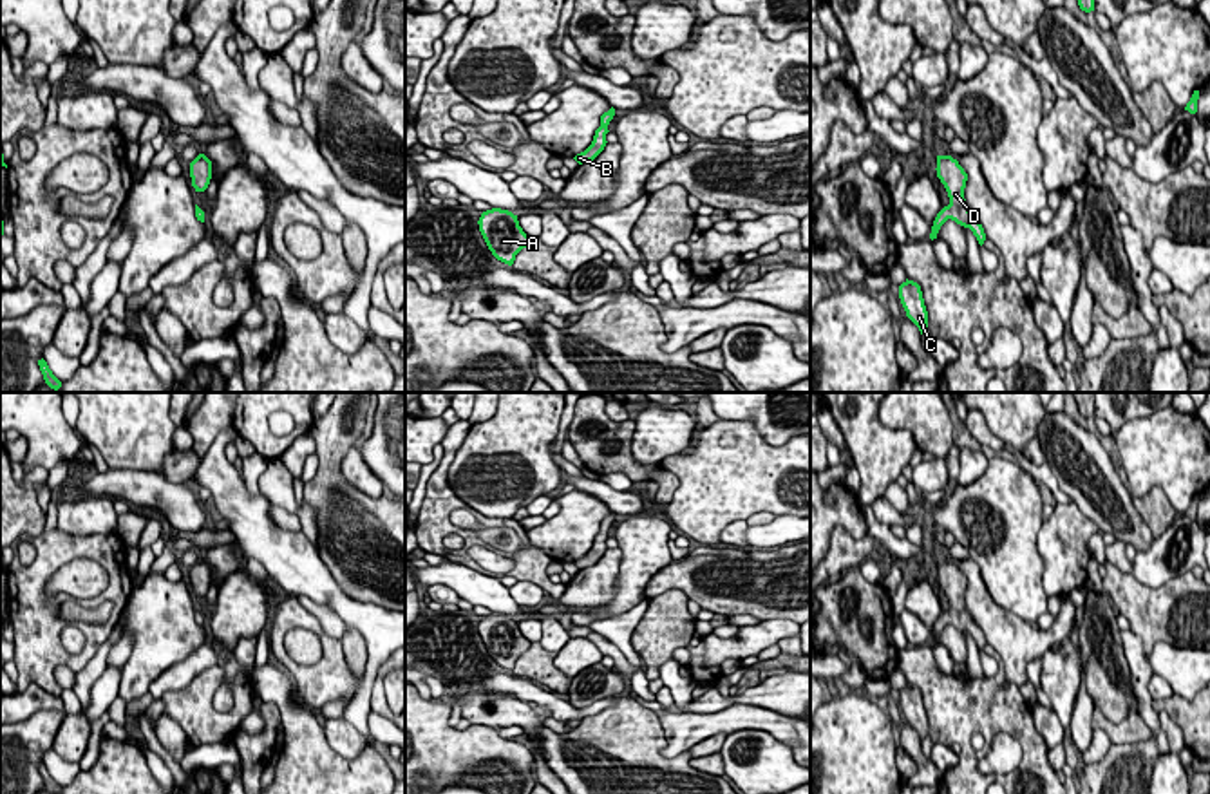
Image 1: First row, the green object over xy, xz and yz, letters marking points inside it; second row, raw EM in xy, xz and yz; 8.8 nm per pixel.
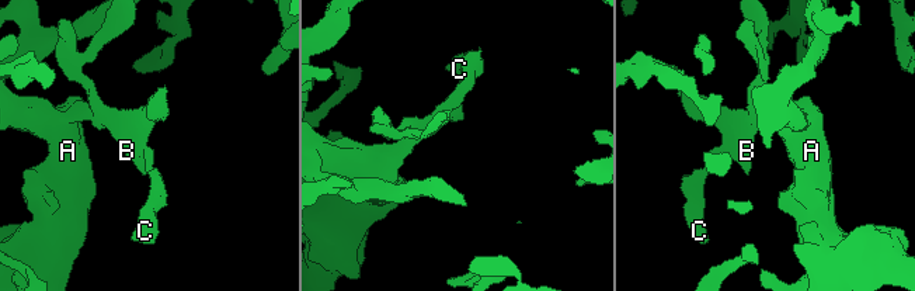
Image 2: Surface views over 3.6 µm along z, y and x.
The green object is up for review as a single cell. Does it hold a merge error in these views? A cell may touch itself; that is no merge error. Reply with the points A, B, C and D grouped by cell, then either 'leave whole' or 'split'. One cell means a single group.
A B C D | leave whole

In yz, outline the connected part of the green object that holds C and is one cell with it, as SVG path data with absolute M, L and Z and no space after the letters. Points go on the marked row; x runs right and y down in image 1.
M904 280L899 286L899 298L906 317L919 327L921 335L928 331L928 311L924 306L921 286L913 280Z

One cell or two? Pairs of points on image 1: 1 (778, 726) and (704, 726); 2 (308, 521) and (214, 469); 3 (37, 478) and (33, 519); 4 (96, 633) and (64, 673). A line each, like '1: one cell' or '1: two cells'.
1: one cell
2: two cells
3: one cell
4: two cells

